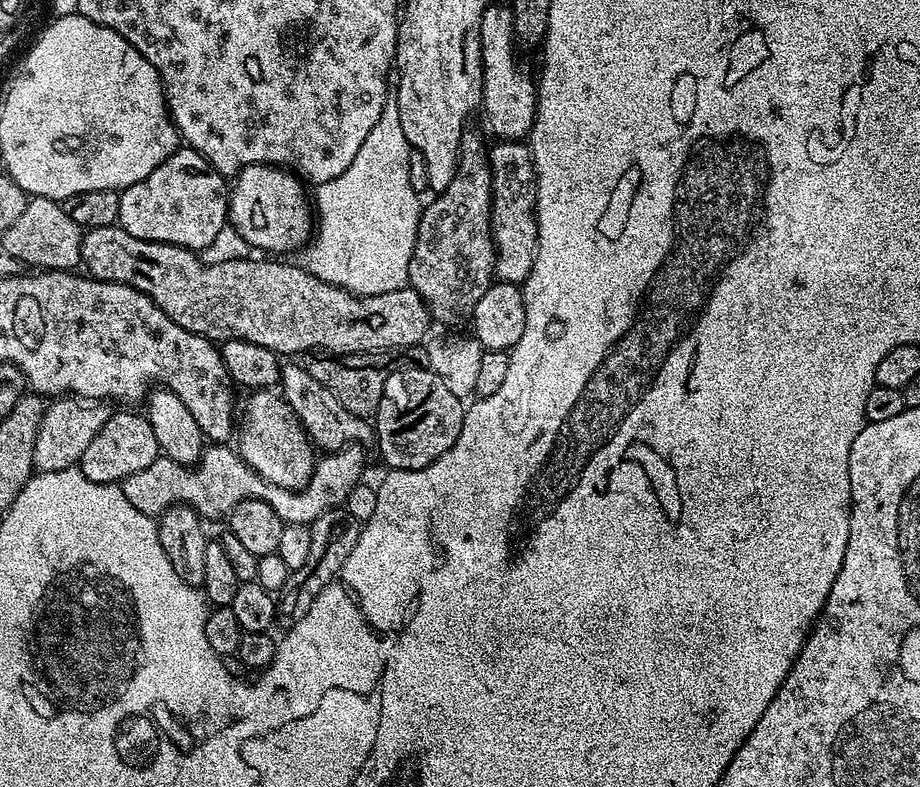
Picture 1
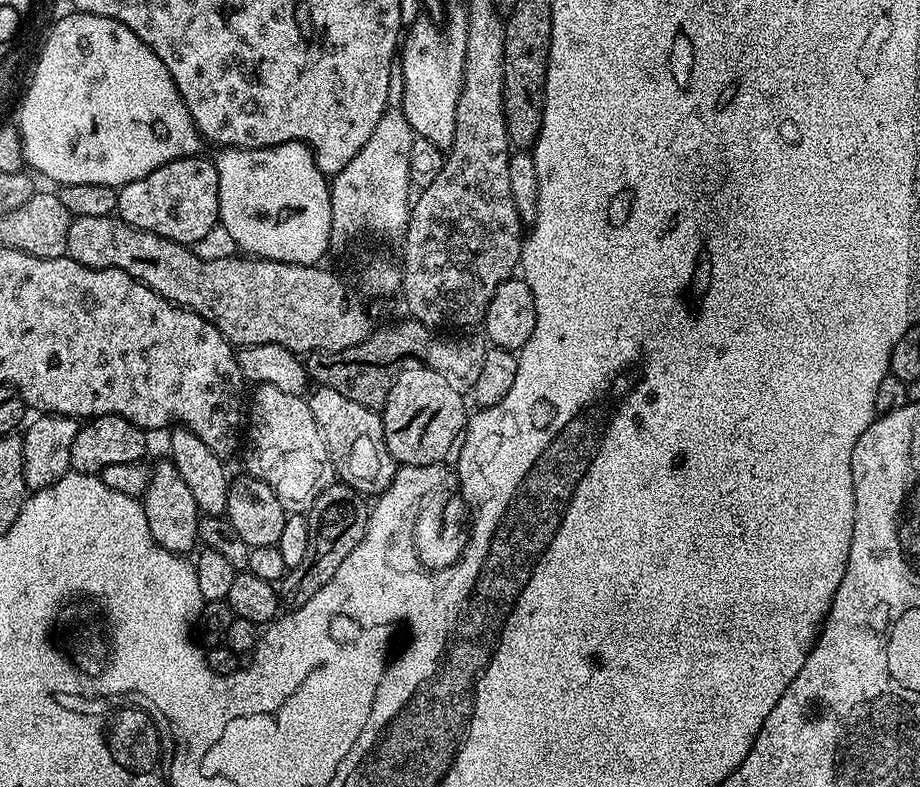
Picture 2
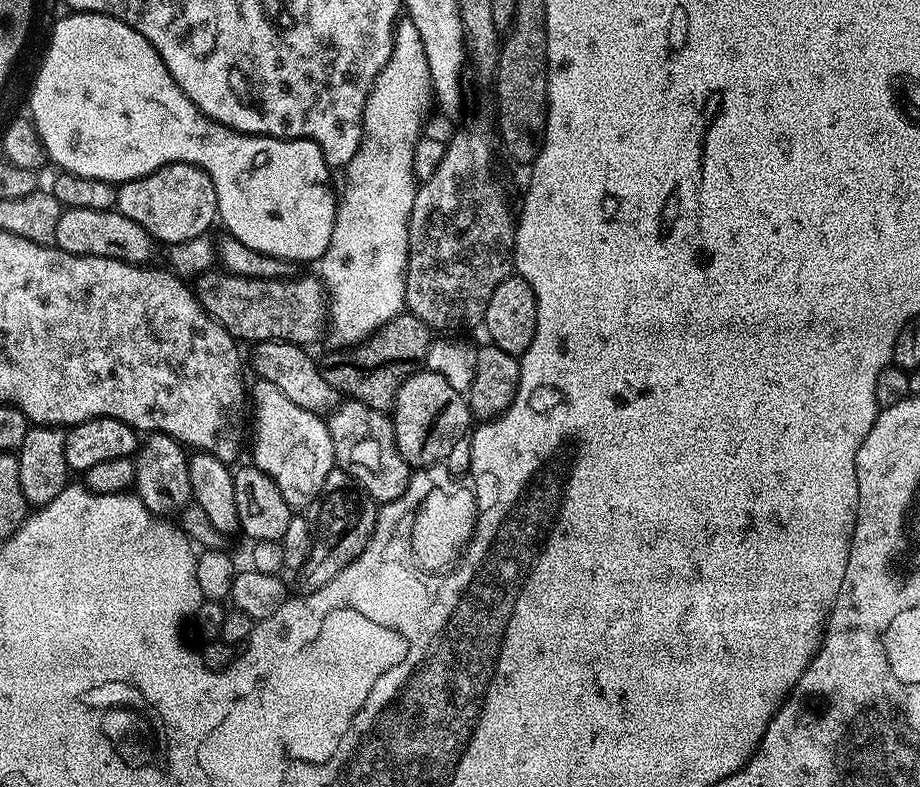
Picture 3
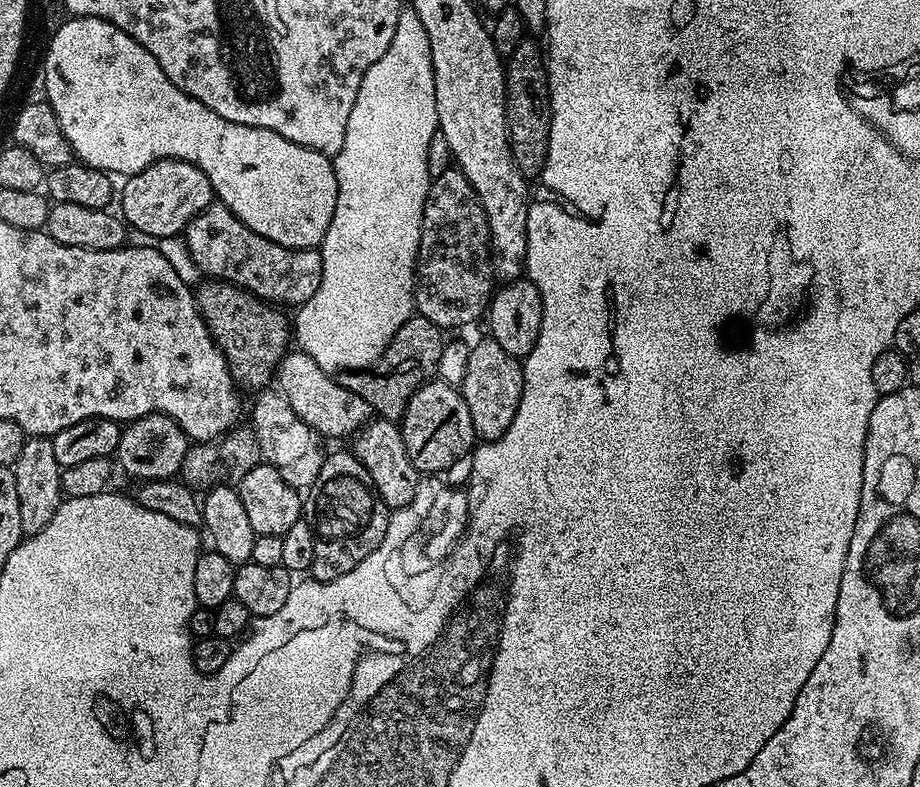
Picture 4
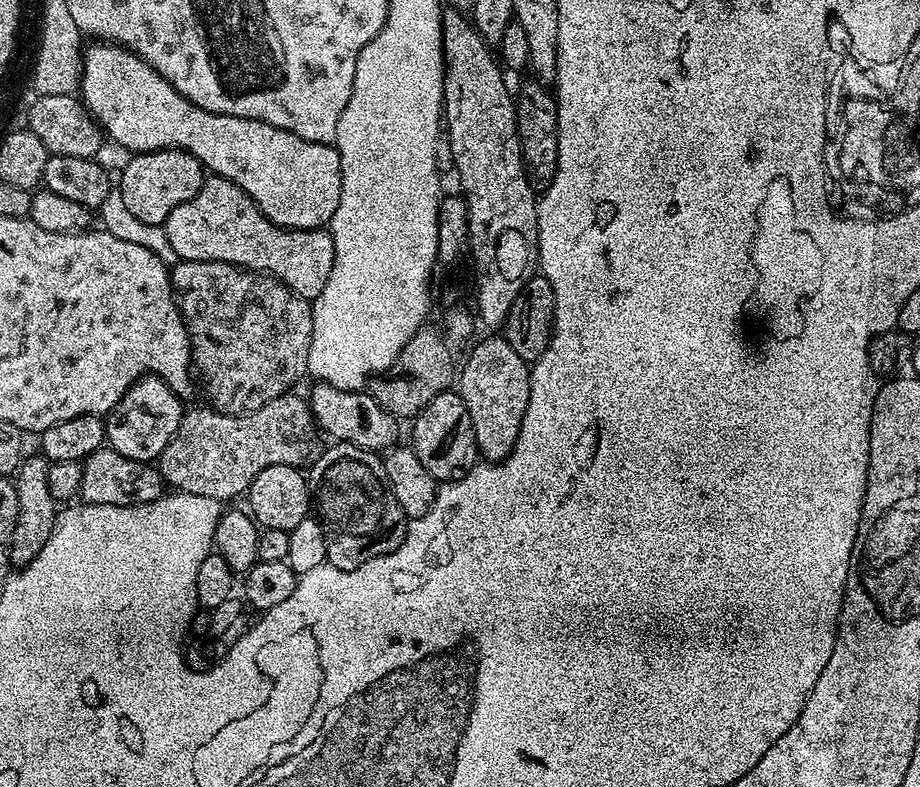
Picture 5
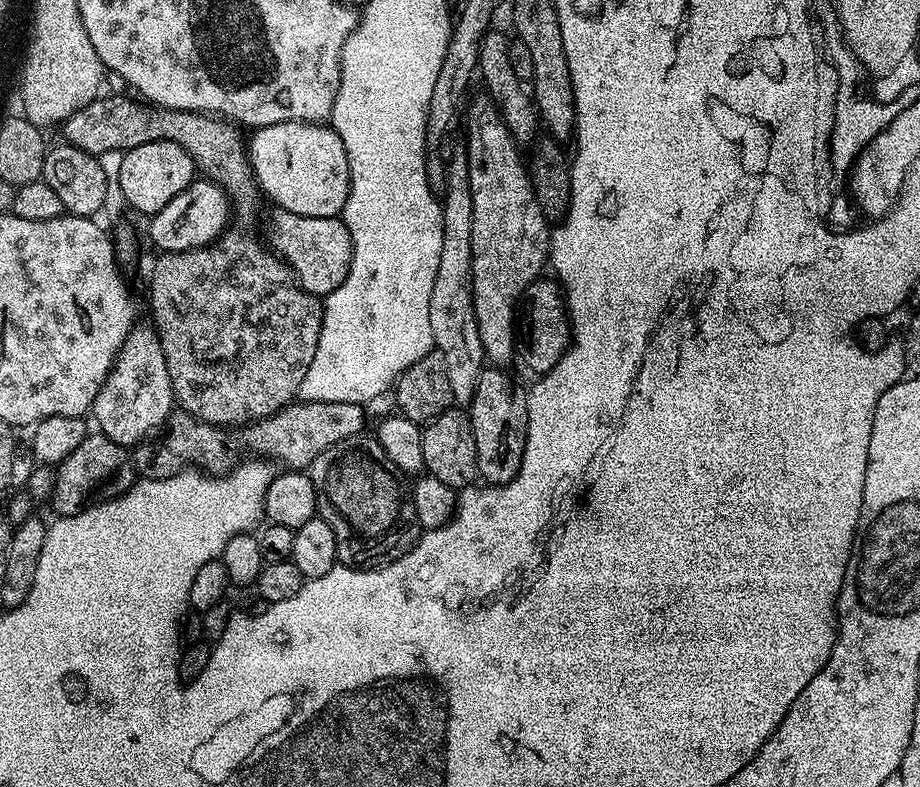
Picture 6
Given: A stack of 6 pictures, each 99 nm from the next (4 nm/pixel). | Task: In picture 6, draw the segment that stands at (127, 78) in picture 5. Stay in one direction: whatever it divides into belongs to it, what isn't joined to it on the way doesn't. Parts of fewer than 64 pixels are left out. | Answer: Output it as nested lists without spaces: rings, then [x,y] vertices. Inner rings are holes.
[[[291,120],[278,122],[265,128],[257,128],[247,141],[248,162],[252,166],[252,174],[259,191],[264,192],[277,208],[285,208],[288,212],[303,216],[335,216],[344,211],[344,203],[352,185],[350,166],[346,146],[342,146],[342,138],[336,129],[324,122],[310,120]]]

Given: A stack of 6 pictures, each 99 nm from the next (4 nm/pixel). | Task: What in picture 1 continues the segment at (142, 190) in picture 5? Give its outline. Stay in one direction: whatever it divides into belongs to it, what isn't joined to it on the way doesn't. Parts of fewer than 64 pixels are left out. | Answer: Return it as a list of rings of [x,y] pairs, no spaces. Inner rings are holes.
[[[181,146],[149,176],[142,178],[142,182],[134,182],[134,186],[120,192],[118,224],[126,230],[126,234],[134,234],[134,238],[199,250],[210,246],[210,242],[214,242],[215,236],[218,235],[218,230],[222,230],[229,223],[229,199],[230,188],[220,171],[207,158],[199,156],[193,148]]]

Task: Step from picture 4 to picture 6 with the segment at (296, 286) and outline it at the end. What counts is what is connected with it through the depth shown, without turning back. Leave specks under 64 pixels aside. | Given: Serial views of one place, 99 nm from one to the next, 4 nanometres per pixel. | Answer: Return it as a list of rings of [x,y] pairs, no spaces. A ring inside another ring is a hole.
[[[197,178],[193,180],[182,194],[170,198],[162,210],[158,210],[147,221],[148,236],[160,247],[161,253],[189,252],[195,248],[206,248],[220,239],[222,233],[229,227],[230,201],[227,192],[219,188],[213,180]],[[273,207],[271,211],[267,243],[271,251],[296,273],[300,287],[305,288],[311,296],[321,298],[338,290],[352,261],[352,239],[343,219],[335,216],[303,216],[277,207]]]

